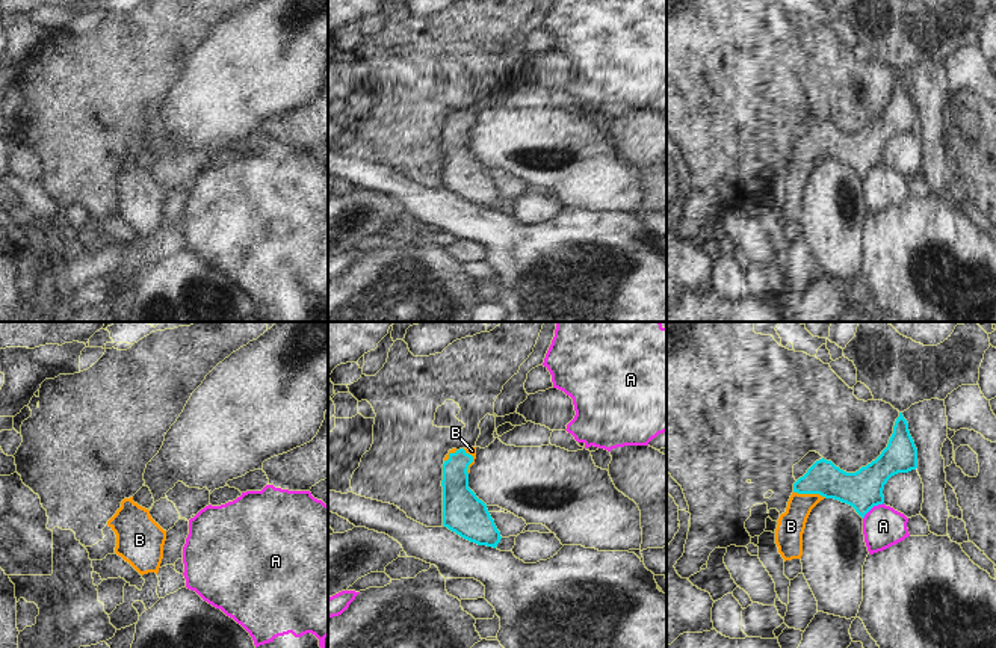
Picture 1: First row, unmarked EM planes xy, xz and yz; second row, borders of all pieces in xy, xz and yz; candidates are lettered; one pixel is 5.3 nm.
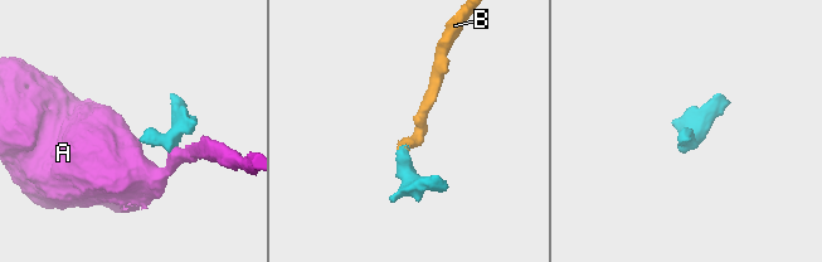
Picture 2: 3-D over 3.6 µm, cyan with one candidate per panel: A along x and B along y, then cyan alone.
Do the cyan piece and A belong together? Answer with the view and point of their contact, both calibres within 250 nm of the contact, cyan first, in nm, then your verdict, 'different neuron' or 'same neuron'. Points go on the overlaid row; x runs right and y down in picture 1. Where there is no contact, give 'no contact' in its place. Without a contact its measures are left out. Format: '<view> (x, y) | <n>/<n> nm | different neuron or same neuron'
yz (872, 506) | 200/220 nm | different neuron

